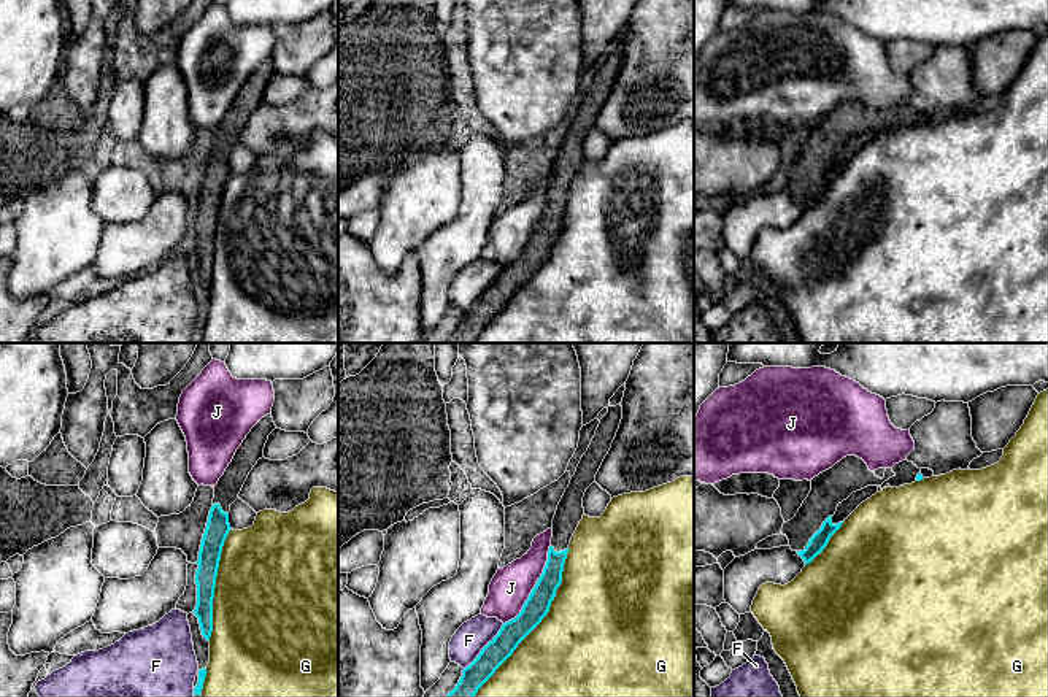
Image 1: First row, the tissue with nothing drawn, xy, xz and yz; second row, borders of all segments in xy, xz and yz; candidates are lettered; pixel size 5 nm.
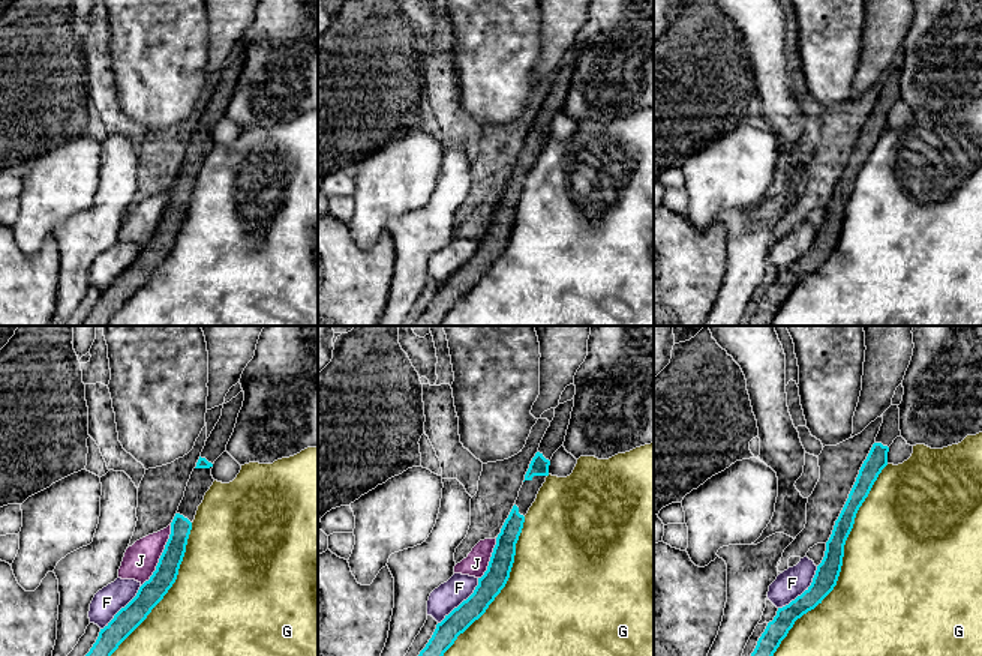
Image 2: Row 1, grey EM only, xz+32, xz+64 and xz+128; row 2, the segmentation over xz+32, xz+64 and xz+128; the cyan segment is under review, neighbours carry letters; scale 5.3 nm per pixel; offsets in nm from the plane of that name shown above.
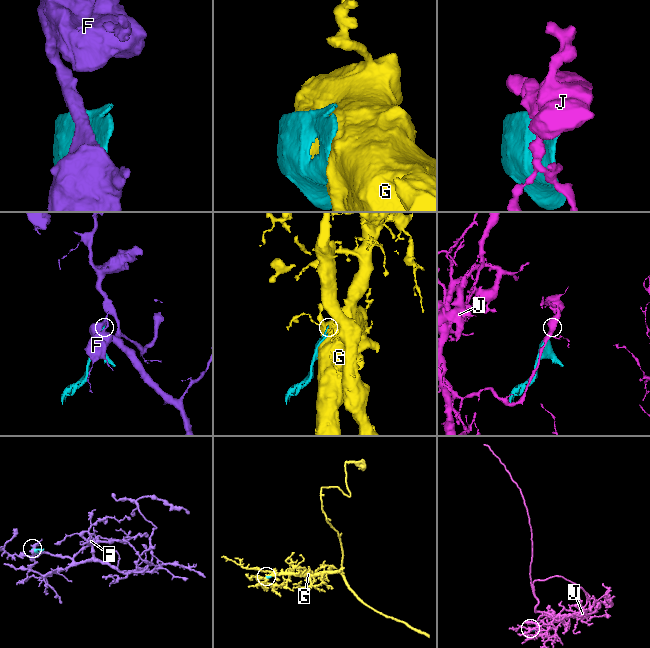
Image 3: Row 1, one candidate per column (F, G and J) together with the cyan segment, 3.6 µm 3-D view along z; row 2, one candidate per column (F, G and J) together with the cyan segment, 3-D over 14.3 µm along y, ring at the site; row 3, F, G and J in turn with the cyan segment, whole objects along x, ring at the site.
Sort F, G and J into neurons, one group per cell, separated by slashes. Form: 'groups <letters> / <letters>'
groups F / G / J

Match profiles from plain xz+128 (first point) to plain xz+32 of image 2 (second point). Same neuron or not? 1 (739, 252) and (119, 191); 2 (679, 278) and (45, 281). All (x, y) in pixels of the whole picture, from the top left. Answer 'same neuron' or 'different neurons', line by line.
1: same neuron
2: same neuron

